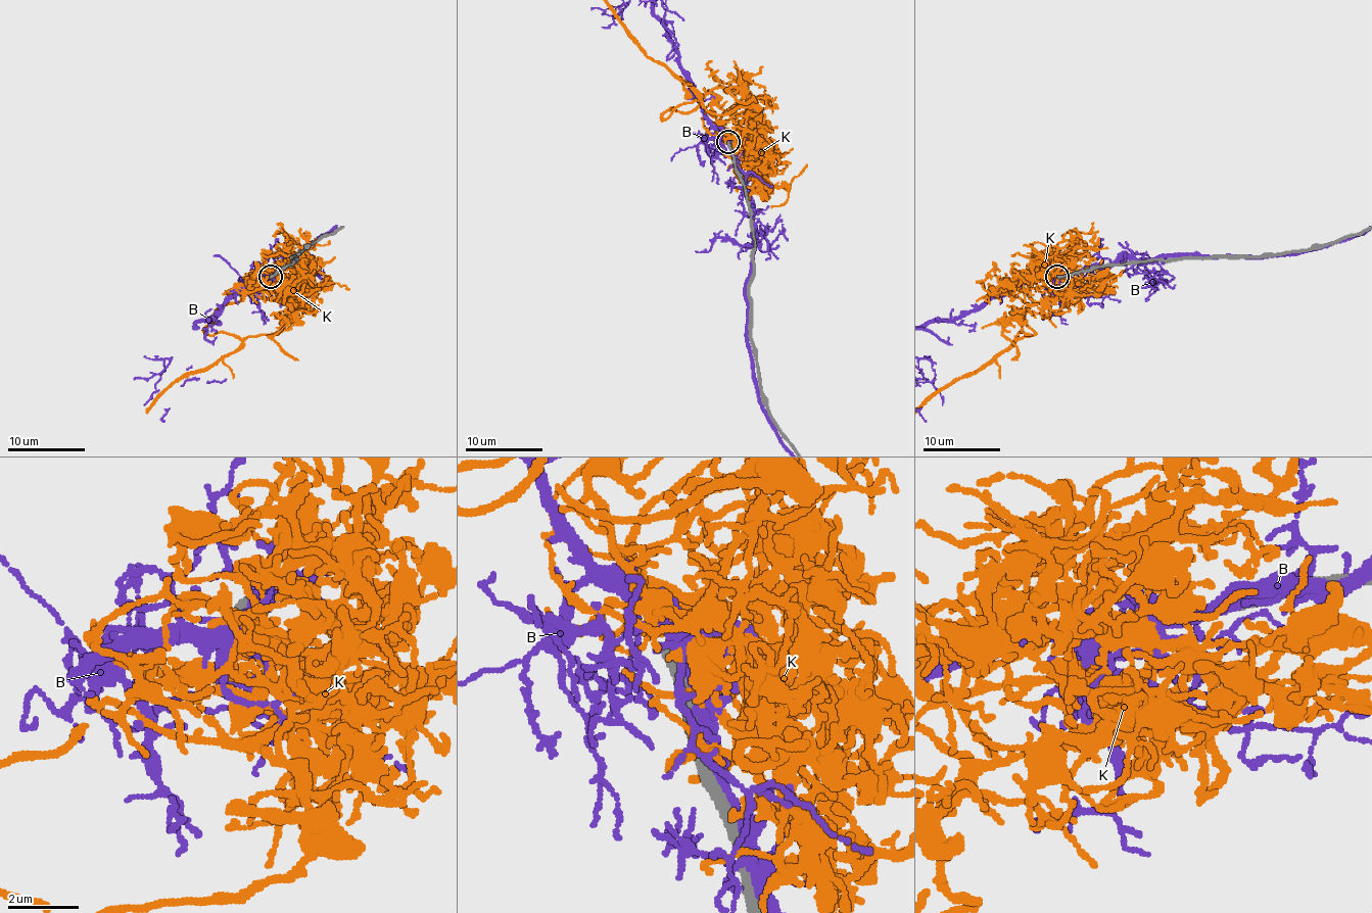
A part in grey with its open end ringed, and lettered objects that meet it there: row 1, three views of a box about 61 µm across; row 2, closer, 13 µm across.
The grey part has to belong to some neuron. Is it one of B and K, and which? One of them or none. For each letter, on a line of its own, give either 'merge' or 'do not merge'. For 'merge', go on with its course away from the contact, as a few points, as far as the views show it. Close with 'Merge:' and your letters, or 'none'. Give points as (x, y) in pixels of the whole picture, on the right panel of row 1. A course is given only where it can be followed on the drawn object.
B: do not merge
K: do not merge
Merge: none

